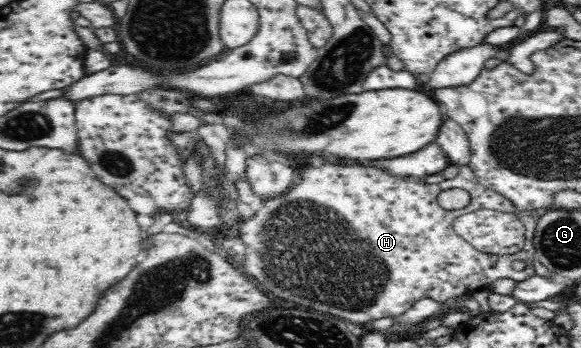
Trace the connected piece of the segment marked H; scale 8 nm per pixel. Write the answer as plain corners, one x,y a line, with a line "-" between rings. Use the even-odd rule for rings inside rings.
323,161
321,165
317,165
317,163
302,165
297,162
295,163
295,169
297,173
299,173
299,181
295,181
283,195
265,198
263,201
260,201
259,204
254,205
254,217
248,220
243,219
237,224
238,238
241,239
244,244
239,248
240,255
243,255
243,273
247,273
246,276
252,279
252,281
256,280
257,284
259,283
265,291
272,293
275,297
283,299
285,302
289,301
291,303
297,303
297,305
305,305
305,307
323,311
337,316
338,318
345,318
352,326
356,324
363,325
368,321
375,322
376,319
387,316
406,315
408,309
411,309
412,305
417,300
424,298
443,301
454,296
471,295
478,290
491,286
497,279
512,279
518,282
536,275
535,248
531,237
535,235
535,230
537,230
537,220
530,220
531,229
526,234
525,247
510,257
493,256
492,254
479,251
475,246
455,233
453,230
453,221
455,221
459,215
471,213
471,211
475,211
476,209
483,209
483,207
485,207
485,209
496,209
496,211
519,214
507,198
497,194
492,188
478,183
476,175
469,166
461,166
459,168
460,173
455,179
444,180
438,185
429,185
426,183
419,183
417,180
398,179
393,177
393,175
387,175
379,169
368,167
363,164
343,163
342,165
342,163
327,163
-
454,188
463,189
471,198
465,207
455,209
455,211
447,211
438,204
438,197
441,191
-
515,261
523,261
523,263
525,263
524,269
515,269
515,267
513,267

